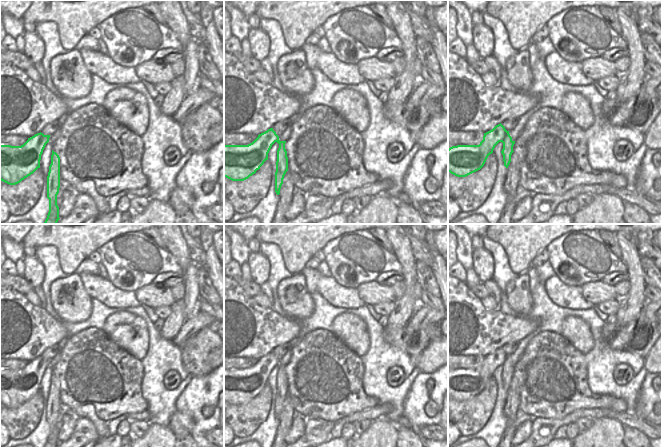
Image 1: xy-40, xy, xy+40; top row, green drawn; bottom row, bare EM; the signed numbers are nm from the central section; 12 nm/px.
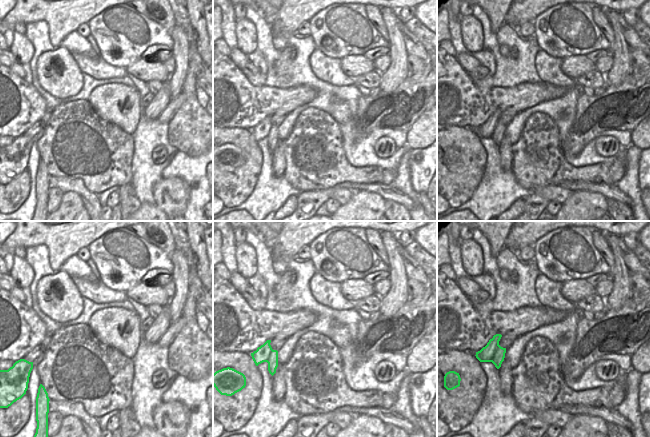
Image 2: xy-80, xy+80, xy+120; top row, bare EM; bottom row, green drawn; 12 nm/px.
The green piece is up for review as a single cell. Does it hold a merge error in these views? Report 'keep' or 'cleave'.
cleave

